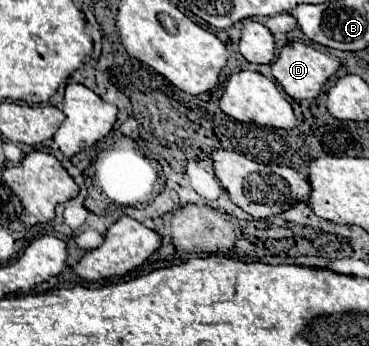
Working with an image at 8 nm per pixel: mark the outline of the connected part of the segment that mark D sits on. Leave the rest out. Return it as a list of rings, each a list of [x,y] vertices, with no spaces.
[[[287,43],[279,57],[271,63],[273,69],[273,77],[281,83],[281,87],[285,89],[287,95],[291,95],[293,99],[315,99],[321,93],[323,83],[337,73],[339,69],[339,61],[335,57],[329,57],[325,53],[321,53],[315,47],[309,47],[305,43]]]

